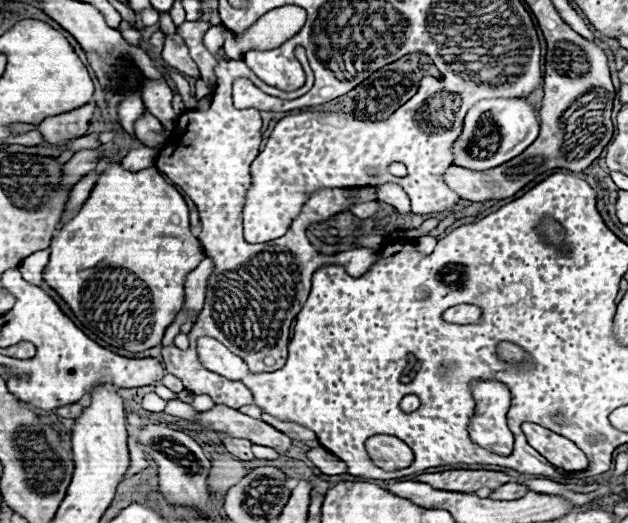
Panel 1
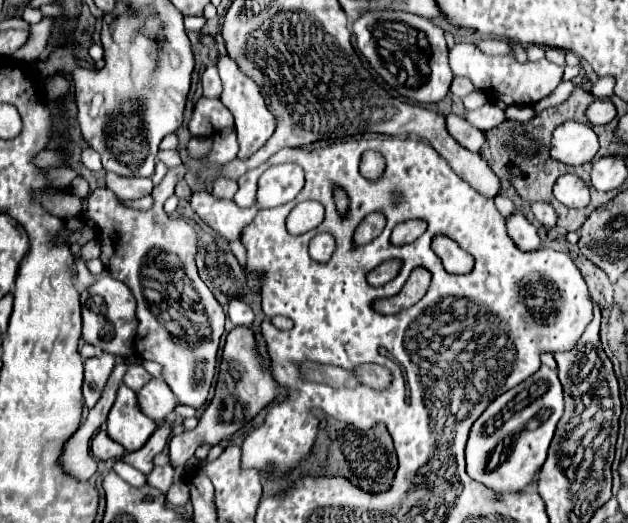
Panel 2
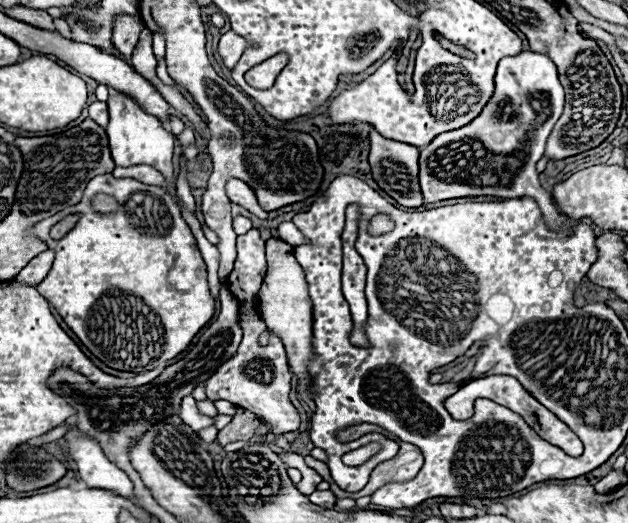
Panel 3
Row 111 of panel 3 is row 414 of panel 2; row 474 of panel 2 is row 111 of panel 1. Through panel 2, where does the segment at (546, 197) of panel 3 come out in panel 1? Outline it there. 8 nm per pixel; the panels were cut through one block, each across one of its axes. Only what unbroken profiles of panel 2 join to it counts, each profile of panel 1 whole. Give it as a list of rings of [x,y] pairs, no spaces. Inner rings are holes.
[[[494,98],[494,100],[482,100],[478,102],[464,120],[462,136],[454,142],[454,164],[462,168],[472,170],[490,170],[498,164],[504,164],[506,160],[512,160],[520,152],[524,152],[540,132],[538,122],[538,110],[528,104],[528,100],[506,100],[506,98]]]

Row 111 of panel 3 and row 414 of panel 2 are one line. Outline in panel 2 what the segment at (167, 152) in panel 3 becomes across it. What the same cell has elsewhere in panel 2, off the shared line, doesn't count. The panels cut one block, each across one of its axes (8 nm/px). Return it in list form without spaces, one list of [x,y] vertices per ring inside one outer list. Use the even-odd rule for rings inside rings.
[[[124,384],[118,388],[116,402],[108,414],[108,436],[122,444],[126,452],[134,452],[146,444],[156,424],[144,416],[136,404],[136,394]]]

